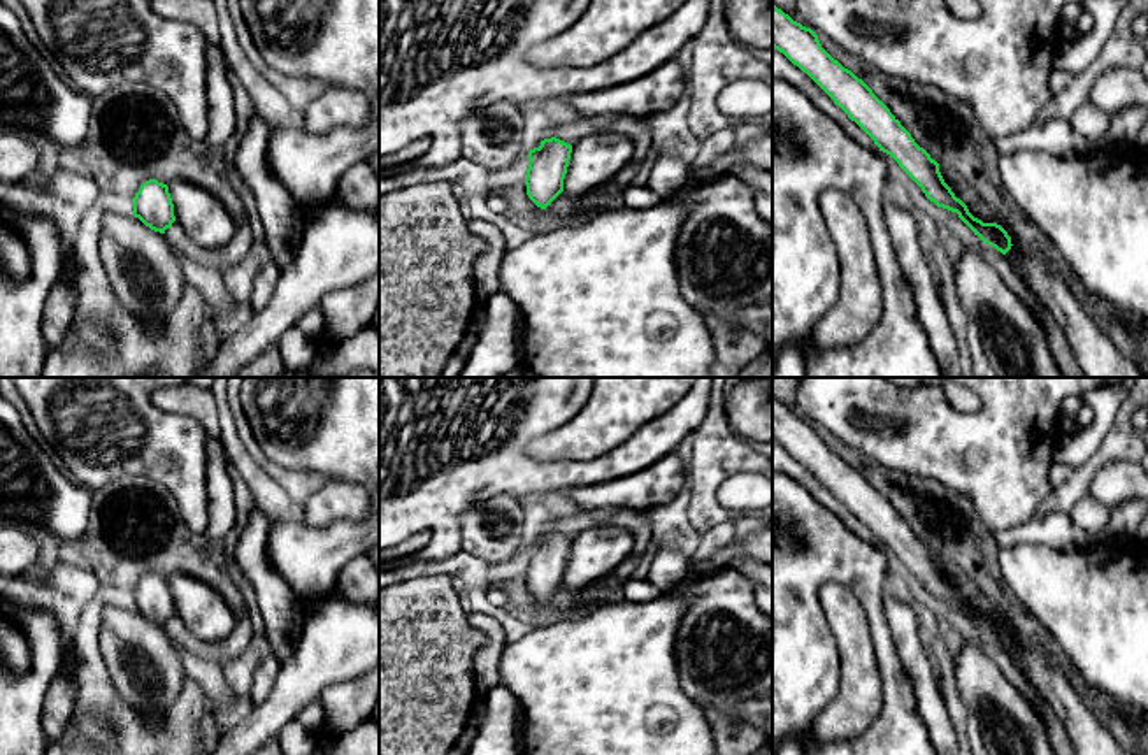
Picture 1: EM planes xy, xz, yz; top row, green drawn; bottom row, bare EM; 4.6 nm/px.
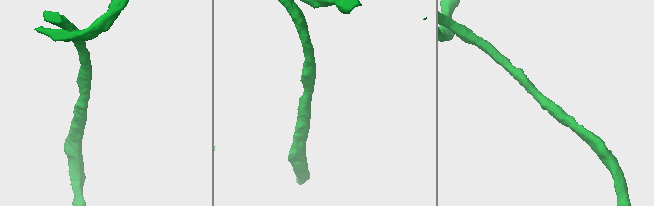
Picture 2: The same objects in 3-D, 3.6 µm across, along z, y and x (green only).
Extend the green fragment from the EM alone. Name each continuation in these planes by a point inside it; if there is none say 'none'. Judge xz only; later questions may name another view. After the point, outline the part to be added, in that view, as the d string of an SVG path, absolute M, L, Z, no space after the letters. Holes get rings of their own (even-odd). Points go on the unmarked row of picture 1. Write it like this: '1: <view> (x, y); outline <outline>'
1: xz (595, 552); outline M616 525L590 527L572 539L563 588L579 592L614 571L634 553L634 537Z

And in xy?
1: xy (204, 611); outline M183 572L169 578L176 615L202 641L221 641L235 627L237 618L218 590Z

